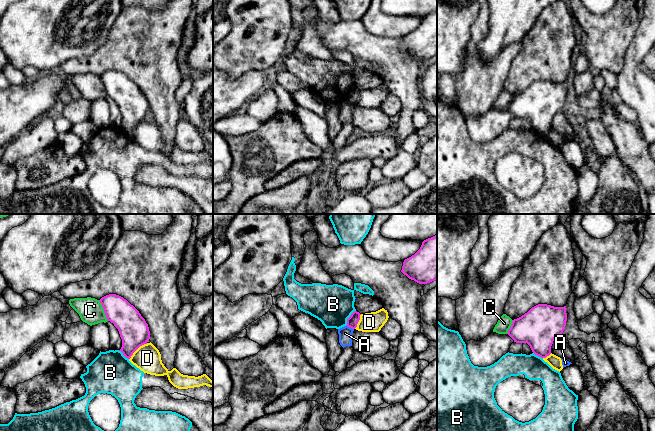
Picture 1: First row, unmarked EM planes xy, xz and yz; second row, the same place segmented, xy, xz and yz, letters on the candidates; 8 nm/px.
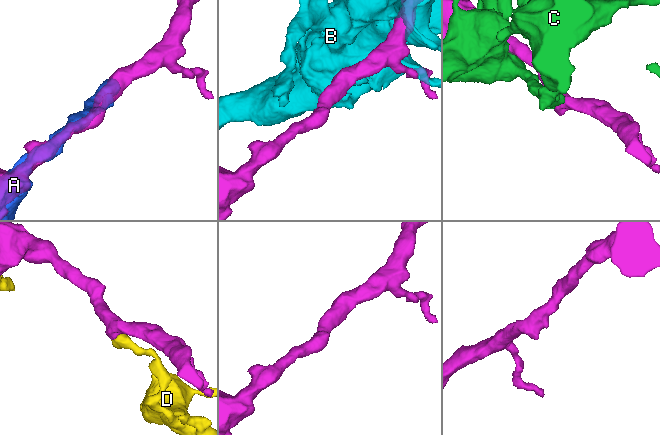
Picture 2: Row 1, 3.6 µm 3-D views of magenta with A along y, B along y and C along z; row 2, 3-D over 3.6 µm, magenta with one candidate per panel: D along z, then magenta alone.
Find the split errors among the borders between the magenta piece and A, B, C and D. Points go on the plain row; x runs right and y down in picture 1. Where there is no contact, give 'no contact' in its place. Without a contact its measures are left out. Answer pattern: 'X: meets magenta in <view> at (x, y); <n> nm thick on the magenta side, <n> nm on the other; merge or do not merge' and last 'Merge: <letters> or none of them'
A: meets magenta in xz at (350, 103); 90 nm thick on the magenta side, 110 nm on the other; do not merge
B: meets magenta in xz at (348, 94); 90 nm thick on the magenta side, 320 nm on the other; do not merge
C: meets magenta in xy at (104, 86); 220 nm thick on the magenta side, 200 nm on the other; do not merge
D: meets magenta in xy at (137, 124); 240 nm thick on the magenta side, 220 nm on the other; do not merge
Merge: none of them

